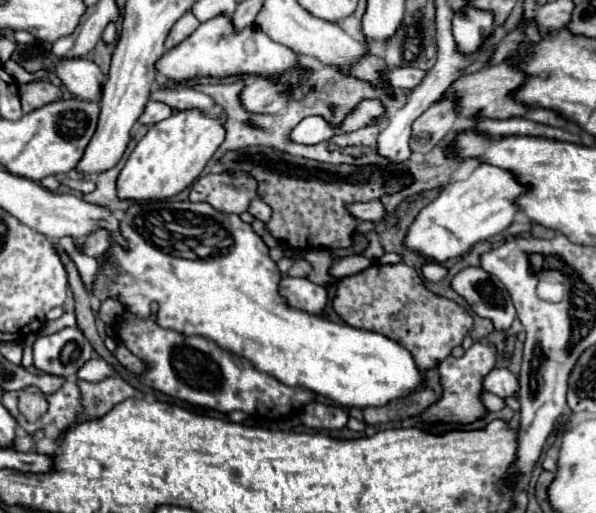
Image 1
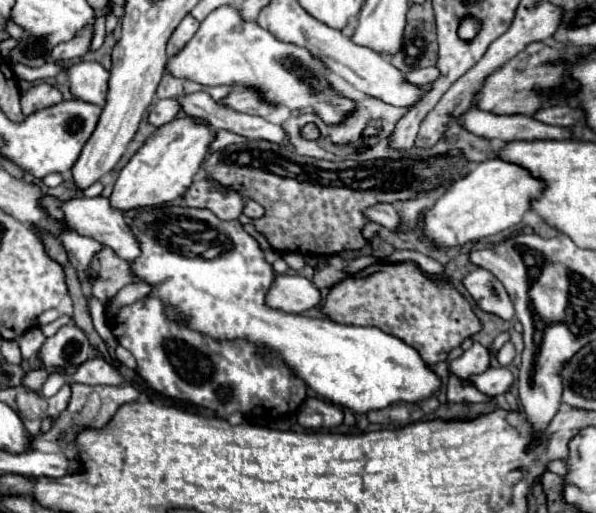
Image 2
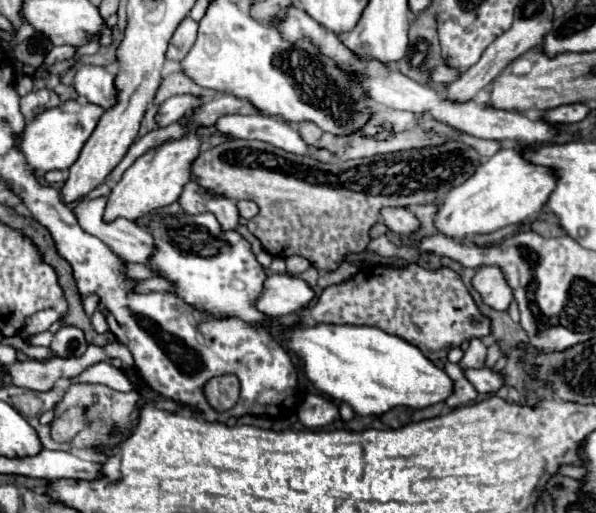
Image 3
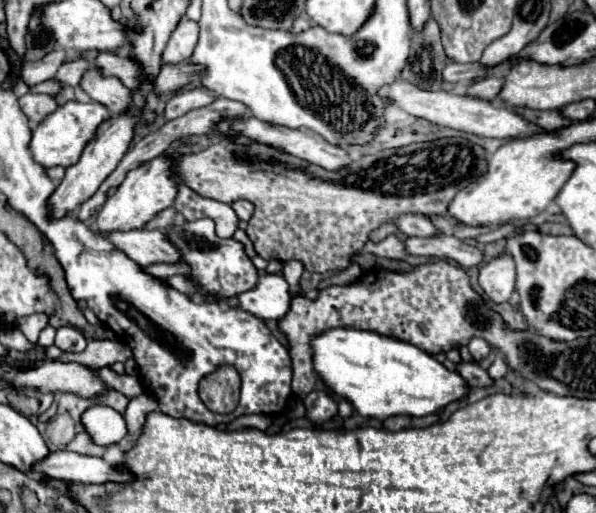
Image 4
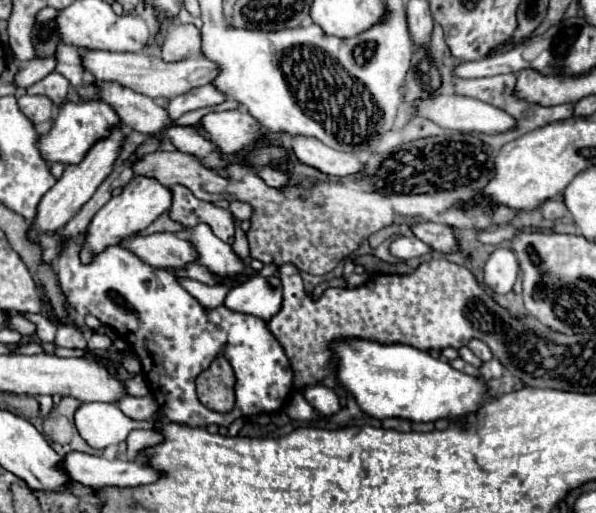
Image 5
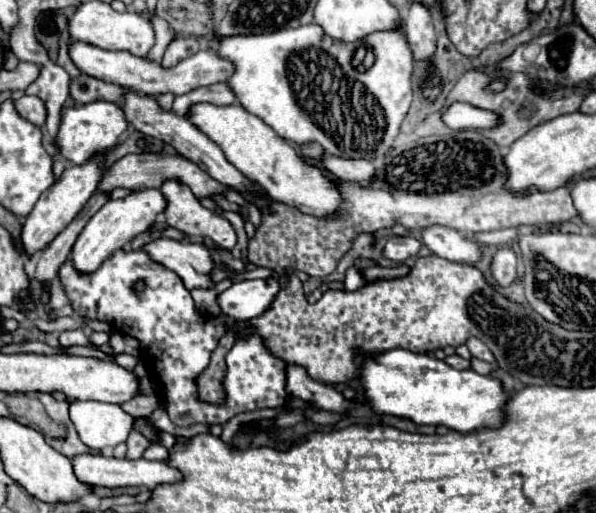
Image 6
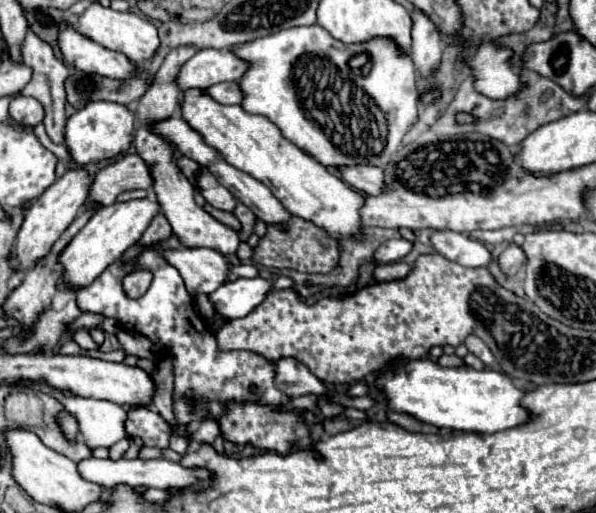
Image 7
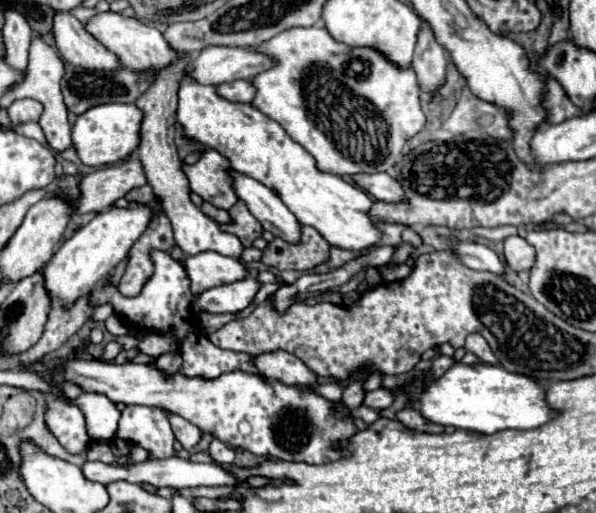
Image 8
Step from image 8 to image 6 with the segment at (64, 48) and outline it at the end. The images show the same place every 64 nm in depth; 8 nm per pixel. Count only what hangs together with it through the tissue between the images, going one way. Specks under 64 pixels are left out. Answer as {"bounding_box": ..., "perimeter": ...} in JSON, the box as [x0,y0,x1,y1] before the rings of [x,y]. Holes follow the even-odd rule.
{"bounding_box":[70,42,232,96],"perimeter":[[[70,42],[70,58],[74,64],[88,76],[94,76],[98,80],[108,80],[112,84],[120,84],[124,88],[130,88],[140,94],[148,96],[160,96],[160,94],[188,94],[200,86],[216,84],[216,82],[226,82],[232,74],[232,64],[224,58],[220,58],[212,50],[200,50],[198,54],[182,60],[180,64],[172,68],[164,68],[158,62],[152,62],[148,56],[132,56],[130,52],[110,52],[102,50],[84,42]]]}

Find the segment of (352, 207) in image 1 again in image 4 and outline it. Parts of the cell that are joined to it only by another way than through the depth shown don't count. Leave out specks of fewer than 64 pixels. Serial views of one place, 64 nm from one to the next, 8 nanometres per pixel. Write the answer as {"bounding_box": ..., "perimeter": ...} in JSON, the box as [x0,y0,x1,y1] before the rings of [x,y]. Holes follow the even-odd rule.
{"bounding_box":[394,214,438,236],"perimeter":[[[404,214],[404,216],[396,216],[394,224],[398,226],[400,232],[404,232],[406,236],[432,236],[438,234],[432,226],[432,222],[426,216],[416,216],[416,214]]]}

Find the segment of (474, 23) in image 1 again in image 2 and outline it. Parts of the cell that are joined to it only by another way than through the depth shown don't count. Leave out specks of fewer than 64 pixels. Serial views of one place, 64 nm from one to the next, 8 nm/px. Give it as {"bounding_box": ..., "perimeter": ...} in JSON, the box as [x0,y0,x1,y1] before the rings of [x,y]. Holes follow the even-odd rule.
{"bounding_box":[458,16,480,40],"perimeter":[[[466,16],[460,20],[460,28],[458,28],[458,36],[460,40],[474,40],[476,38],[476,32],[480,32],[480,20],[472,18],[472,16]]]}

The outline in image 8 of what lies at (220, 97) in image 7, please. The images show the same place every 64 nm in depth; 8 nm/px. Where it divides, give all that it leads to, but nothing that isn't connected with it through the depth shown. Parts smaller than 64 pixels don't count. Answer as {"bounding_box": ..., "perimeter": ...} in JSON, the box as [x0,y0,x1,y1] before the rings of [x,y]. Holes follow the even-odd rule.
{"bounding_box":[216,80,256,102],"perimeter":[[[236,80],[236,82],[218,84],[216,92],[220,92],[220,96],[232,102],[250,102],[256,94],[256,88],[248,80]]]}

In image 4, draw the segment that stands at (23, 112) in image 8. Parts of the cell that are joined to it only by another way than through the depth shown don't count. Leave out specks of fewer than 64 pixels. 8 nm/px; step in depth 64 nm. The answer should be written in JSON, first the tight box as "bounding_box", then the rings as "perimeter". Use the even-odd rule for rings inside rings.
{"bounding_box":[20,92,58,124],"perimeter":[[[28,92],[26,96],[20,98],[20,108],[28,116],[28,120],[36,124],[36,122],[44,120],[44,116],[54,112],[58,108],[58,104],[50,94],[30,94]]]}

